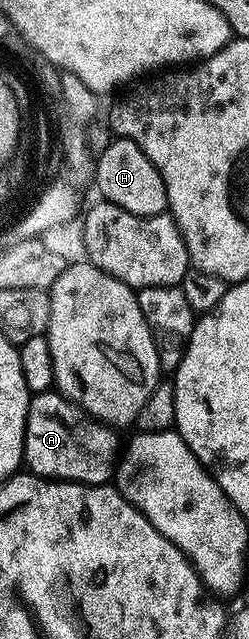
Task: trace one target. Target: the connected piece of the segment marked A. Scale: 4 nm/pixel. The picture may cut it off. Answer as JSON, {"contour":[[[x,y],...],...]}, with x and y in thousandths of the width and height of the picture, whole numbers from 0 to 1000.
{"contour":[[[233,610],[129,617],[92,692],[104,736],[169,750],[273,756],[442,757],[486,712],[486,687],[478,693],[462,681],[474,681],[466,670],[378,656],[329,637],[241,618]]]}

